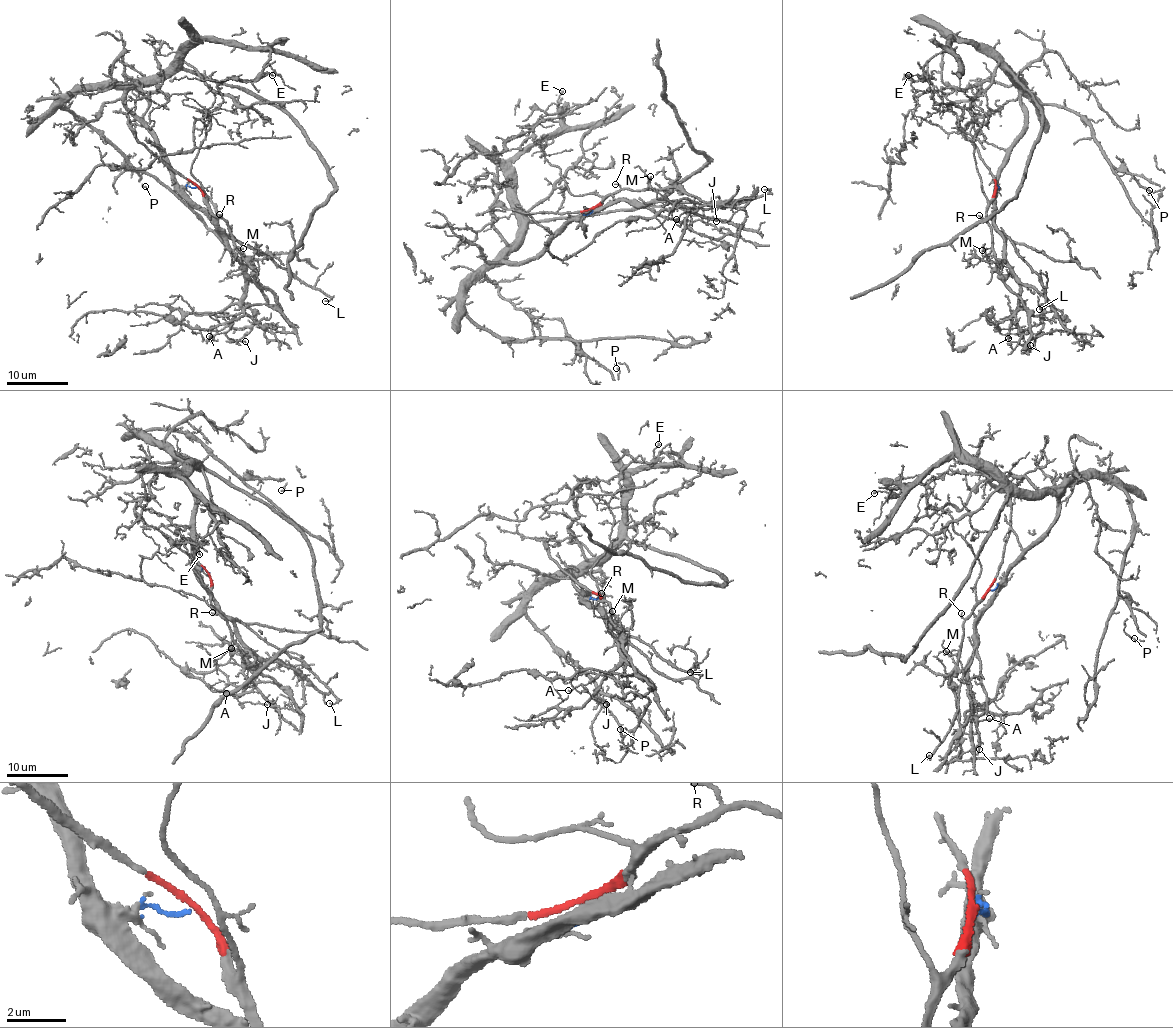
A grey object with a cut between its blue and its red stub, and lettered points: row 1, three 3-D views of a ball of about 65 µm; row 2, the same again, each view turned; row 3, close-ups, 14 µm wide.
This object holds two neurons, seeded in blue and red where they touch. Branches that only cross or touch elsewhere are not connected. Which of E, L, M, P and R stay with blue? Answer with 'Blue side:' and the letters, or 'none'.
Blue side: E, L, P

